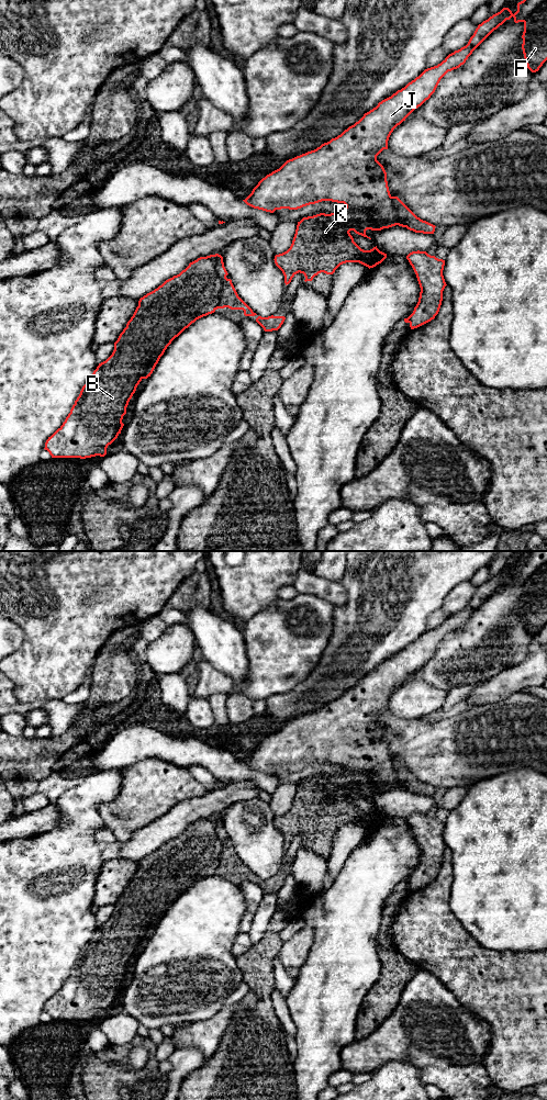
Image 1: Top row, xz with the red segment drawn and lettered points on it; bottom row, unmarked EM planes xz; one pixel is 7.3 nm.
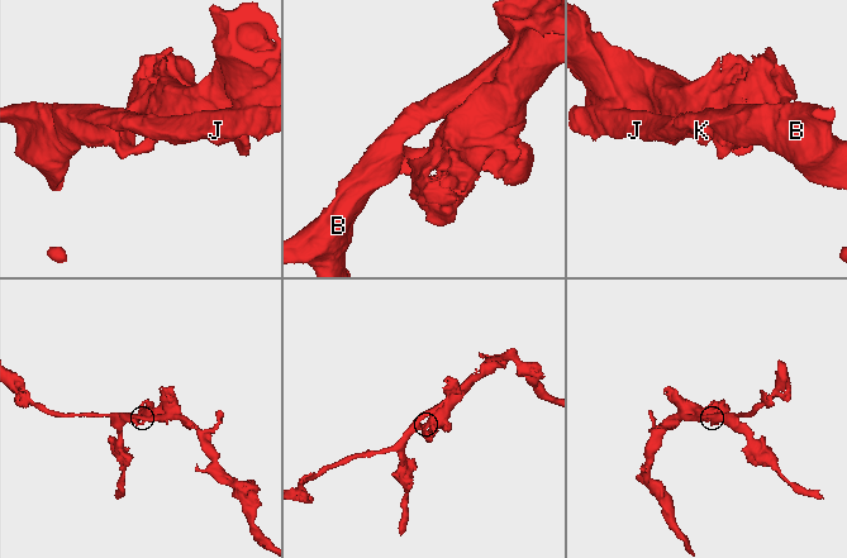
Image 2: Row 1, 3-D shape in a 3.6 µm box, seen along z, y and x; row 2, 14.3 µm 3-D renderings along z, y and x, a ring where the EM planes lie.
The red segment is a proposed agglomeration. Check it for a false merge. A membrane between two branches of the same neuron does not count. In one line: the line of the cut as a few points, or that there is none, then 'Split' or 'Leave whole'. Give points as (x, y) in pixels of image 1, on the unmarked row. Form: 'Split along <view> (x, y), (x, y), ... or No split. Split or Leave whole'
Split along xz (213, 817), (215, 833), (221, 844), (221, 853), (215, 871). Split

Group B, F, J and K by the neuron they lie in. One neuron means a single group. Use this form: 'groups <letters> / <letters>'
groups B J / F K

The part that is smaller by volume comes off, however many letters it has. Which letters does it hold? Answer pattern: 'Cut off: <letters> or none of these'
Cut off: F, K

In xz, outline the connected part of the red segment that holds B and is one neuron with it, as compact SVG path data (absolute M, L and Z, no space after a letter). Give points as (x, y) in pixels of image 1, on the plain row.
M210 817L190 824L179 837L166 842L157 851L141 860L133 878L114 905L112 917L105 923L99 925L82 949L63 987L46 1002L44 1011L49 1014L52 1020L104 1019L108 1008L121 996L124 988L123 978L126 976L129 964L139 944L150 939L160 919L176 899L197 882L215 874L221 851L222 844L216 834L216 821L214 817Z

